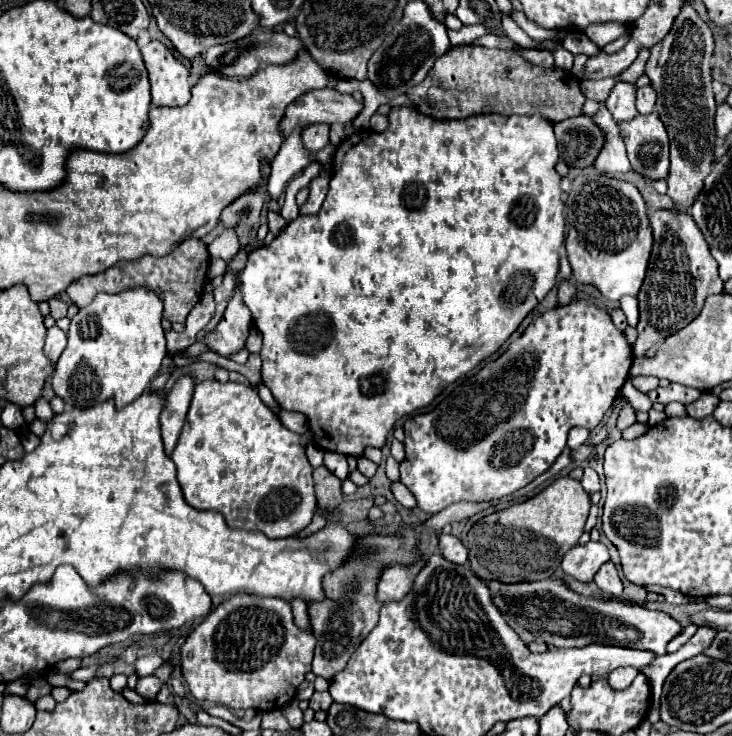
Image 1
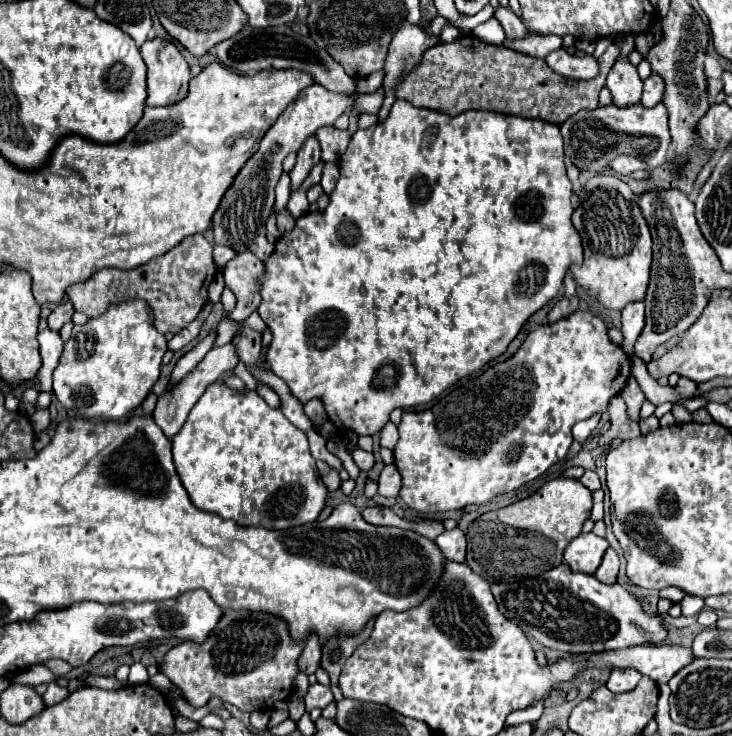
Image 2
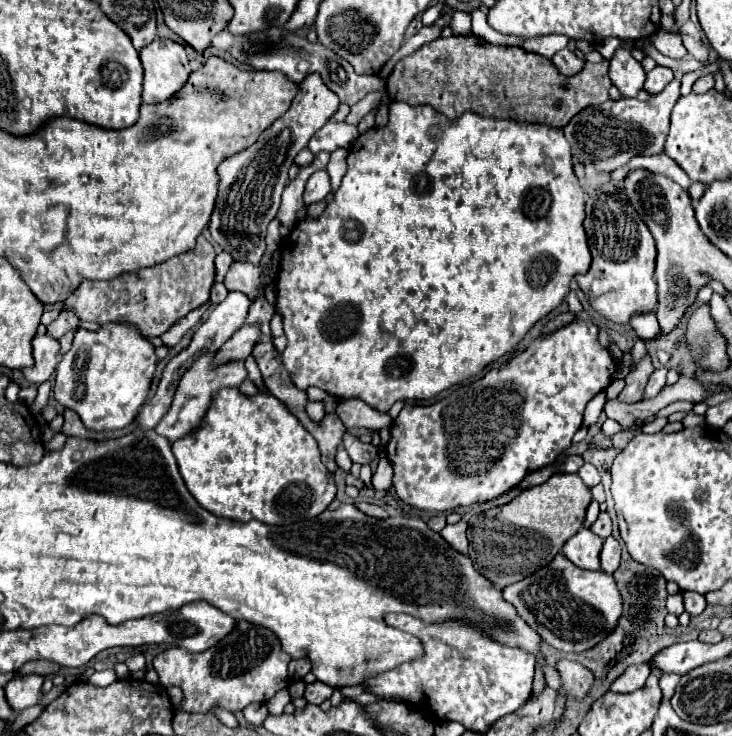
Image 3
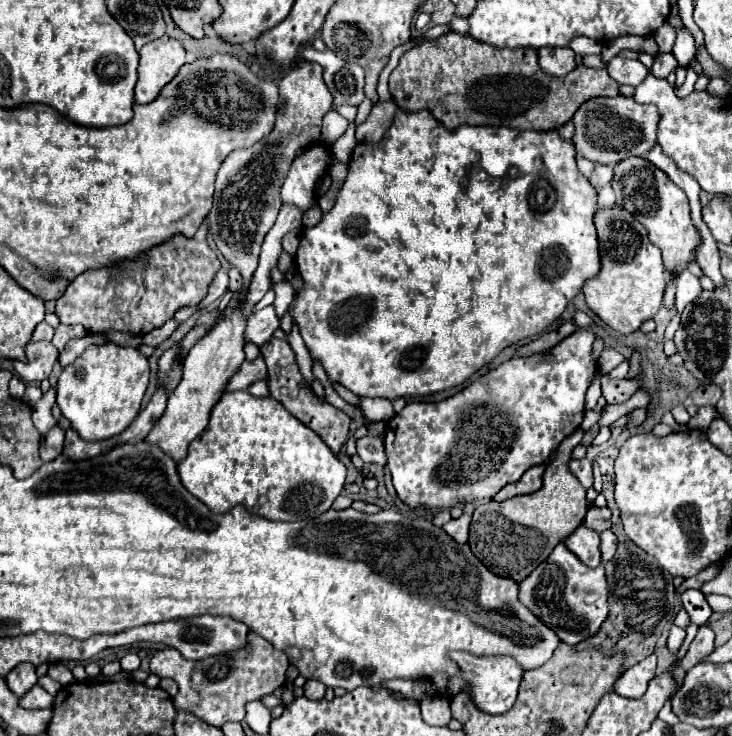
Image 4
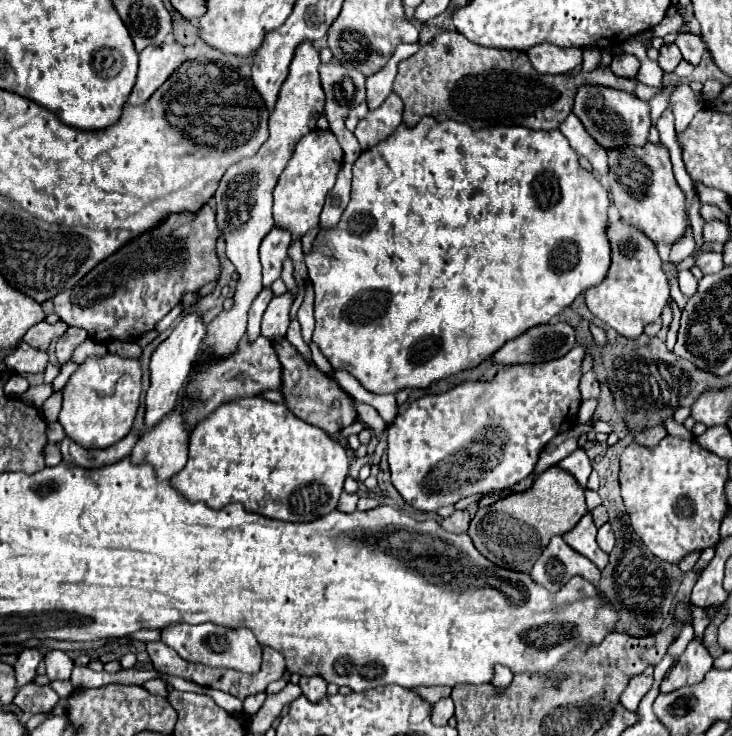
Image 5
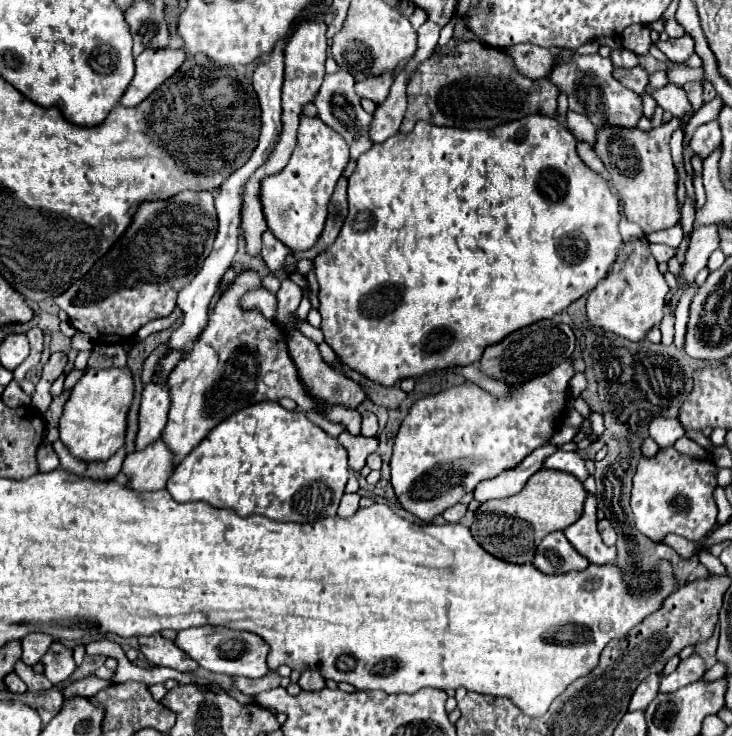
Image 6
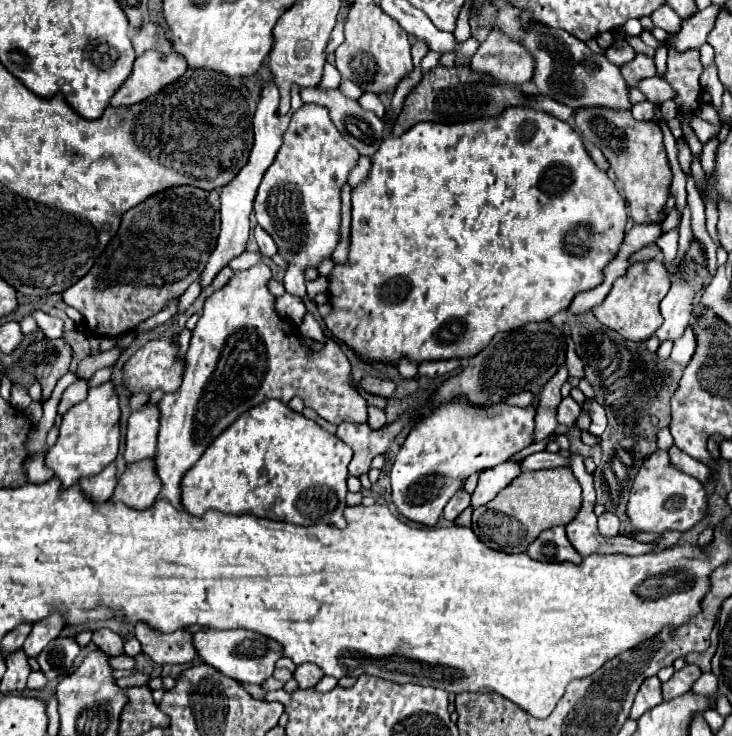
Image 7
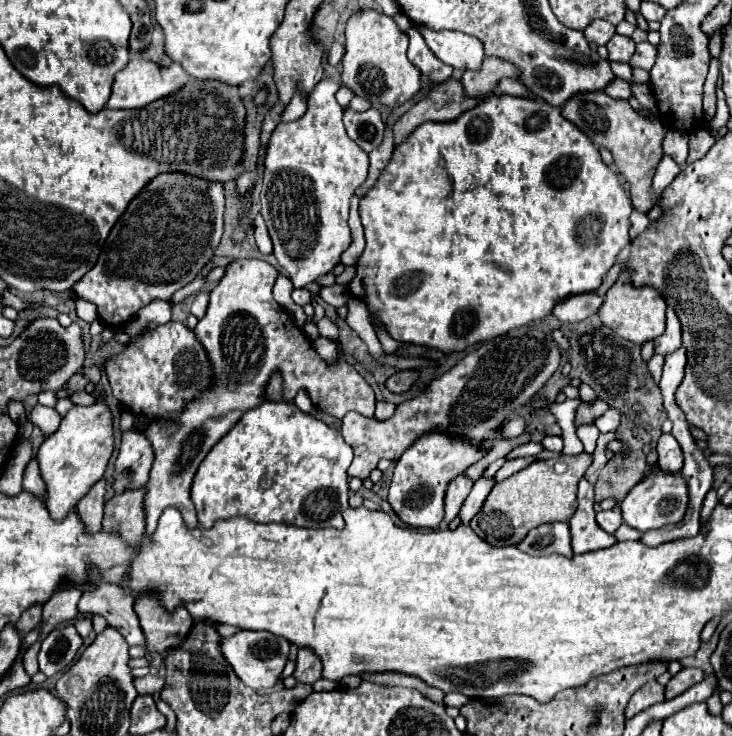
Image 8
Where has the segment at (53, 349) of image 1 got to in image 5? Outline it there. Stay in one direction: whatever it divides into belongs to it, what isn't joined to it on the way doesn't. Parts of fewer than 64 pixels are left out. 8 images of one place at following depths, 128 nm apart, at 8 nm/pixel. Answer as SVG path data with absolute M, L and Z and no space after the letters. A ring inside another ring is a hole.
M22 342L10 356L6 356L4 362L16 374L38 374L48 366L48 352Z

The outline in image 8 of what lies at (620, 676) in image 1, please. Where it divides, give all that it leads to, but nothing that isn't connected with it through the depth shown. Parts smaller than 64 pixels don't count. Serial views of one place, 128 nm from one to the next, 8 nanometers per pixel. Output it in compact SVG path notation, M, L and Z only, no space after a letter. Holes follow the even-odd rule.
M656 680L652 682L646 682L628 702L628 708L626 708L626 718L634 718L638 712L650 708L652 704L658 704L658 702L664 702L664 686L660 686Z

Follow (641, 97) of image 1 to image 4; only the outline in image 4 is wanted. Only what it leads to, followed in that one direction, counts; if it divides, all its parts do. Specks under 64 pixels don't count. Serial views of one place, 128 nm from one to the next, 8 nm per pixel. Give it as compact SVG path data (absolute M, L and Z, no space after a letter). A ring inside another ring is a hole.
M658 54L658 58L654 60L654 66L650 68L650 72L656 76L656 78L668 78L670 72L674 72L678 66L674 54Z

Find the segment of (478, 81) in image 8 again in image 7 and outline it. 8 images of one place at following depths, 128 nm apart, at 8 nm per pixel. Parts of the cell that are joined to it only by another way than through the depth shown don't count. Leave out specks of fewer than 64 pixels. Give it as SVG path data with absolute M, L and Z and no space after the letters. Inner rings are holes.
M490 28L488 38L472 56L470 68L492 74L500 82L526 84L532 80L534 60L518 40L512 40L498 28Z

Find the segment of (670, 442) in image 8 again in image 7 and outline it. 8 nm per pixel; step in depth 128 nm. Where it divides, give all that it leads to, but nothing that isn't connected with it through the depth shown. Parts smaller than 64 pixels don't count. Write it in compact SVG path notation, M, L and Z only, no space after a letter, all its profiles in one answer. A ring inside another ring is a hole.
M672 446L672 448L668 450L668 454L670 454L670 460L672 460L672 464L674 464L676 468L680 468L682 472L686 472L686 474L698 478L702 484L706 482L706 474L710 474L708 466L704 466L704 464L700 464L698 460L690 458L688 454L680 452L676 446Z

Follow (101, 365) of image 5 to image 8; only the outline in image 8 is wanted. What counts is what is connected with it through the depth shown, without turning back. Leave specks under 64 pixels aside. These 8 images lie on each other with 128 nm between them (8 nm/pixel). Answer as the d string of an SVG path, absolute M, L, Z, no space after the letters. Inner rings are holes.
M96 400L92 406L72 406L70 412L62 418L62 424L58 428L56 434L48 436L42 446L38 448L36 460L40 464L40 474L46 482L46 506L50 510L50 516L54 520L62 520L80 500L80 496L84 496L84 492L88 492L88 488L92 488L92 484L96 484L96 480L100 480L104 476L104 470L108 466L108 460L112 456L114 450L114 430L112 430L112 412L106 406L104 400Z

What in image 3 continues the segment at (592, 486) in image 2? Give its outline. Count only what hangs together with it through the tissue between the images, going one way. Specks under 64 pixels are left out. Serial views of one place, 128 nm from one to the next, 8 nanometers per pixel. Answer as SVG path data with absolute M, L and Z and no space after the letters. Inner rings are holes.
M584 464L580 470L578 470L578 476L584 480L584 484L586 486L596 486L596 484L600 484L600 474L598 474L598 470L592 466L592 464Z

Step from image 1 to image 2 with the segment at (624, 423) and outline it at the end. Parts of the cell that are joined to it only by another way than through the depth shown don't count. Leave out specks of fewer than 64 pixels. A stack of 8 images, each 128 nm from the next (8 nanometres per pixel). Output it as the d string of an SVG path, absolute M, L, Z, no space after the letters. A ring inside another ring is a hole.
M630 378L630 380L628 380L628 384L622 388L620 396L622 396L622 400L626 402L628 418L638 422L638 420L640 420L640 418L638 418L640 406L642 406L642 402L646 400L646 398L644 398L644 394L642 394L642 390L640 390L640 386L638 386L638 382L636 382L634 378Z

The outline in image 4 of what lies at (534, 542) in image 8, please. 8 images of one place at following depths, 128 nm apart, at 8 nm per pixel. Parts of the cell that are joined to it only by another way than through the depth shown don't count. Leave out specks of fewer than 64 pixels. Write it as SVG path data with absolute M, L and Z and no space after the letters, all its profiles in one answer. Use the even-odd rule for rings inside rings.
M558 544L548 560L518 584L518 600L548 628L552 628L560 642L574 646L594 636L608 618L608 584L604 566L588 568L580 564L564 544Z

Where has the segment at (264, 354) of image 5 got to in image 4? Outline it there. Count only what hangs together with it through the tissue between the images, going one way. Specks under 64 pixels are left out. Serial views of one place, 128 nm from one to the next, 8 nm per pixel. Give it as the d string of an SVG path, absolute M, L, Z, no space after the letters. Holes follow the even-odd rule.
M258 356L258 360L242 364L242 368L228 382L228 390L246 390L252 382L262 380L262 378L266 380L266 364L262 356Z

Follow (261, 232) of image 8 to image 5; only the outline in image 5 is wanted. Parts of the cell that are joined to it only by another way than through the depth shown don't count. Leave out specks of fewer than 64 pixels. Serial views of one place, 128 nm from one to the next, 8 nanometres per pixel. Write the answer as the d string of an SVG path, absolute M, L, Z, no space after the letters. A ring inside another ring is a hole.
M272 228L266 238L260 244L260 262L262 262L262 278L264 288L270 288L270 284L280 278L282 262L288 256L288 246L292 242L292 236L284 228Z

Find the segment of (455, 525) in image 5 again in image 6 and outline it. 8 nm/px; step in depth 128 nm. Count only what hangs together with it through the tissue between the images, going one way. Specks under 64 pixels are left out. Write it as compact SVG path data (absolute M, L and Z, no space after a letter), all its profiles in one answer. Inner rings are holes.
M456 504L456 506L448 508L442 516L446 518L446 522L454 524L454 522L460 522L460 520L464 518L464 514L466 514L466 506L464 506L464 504Z

